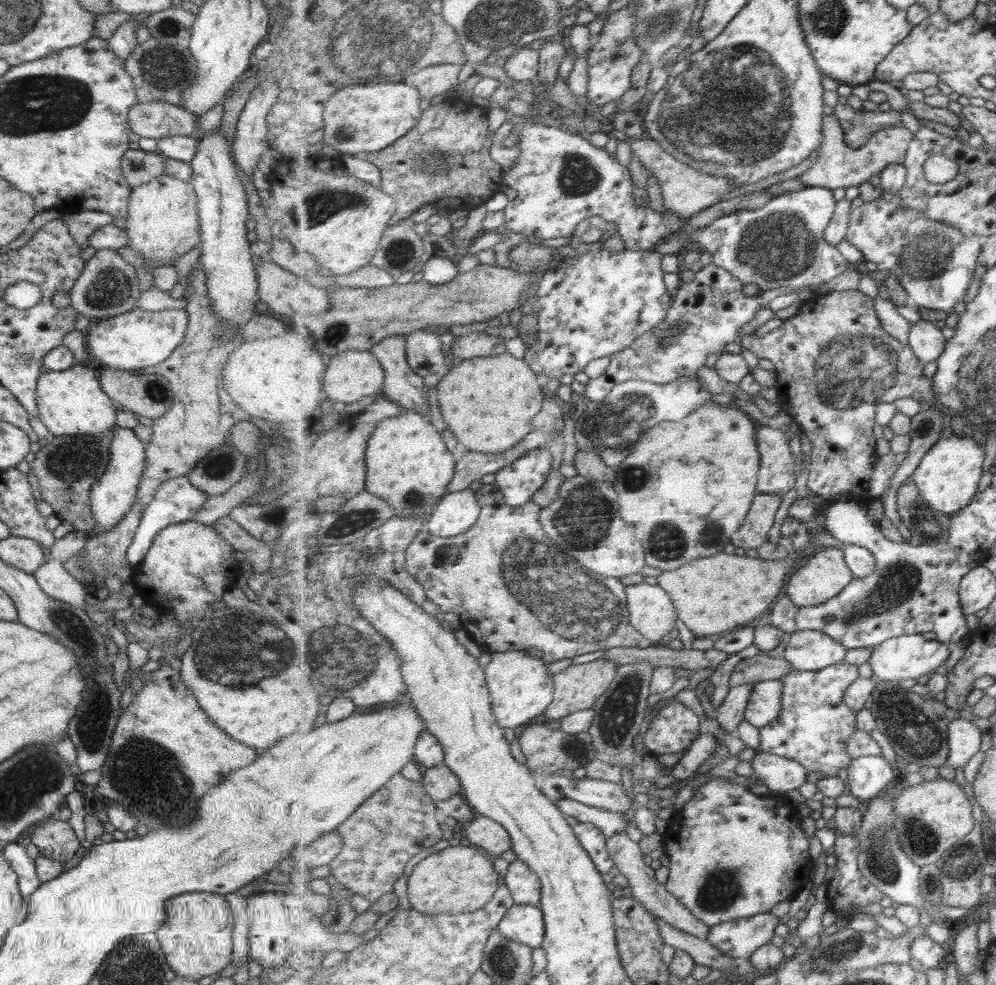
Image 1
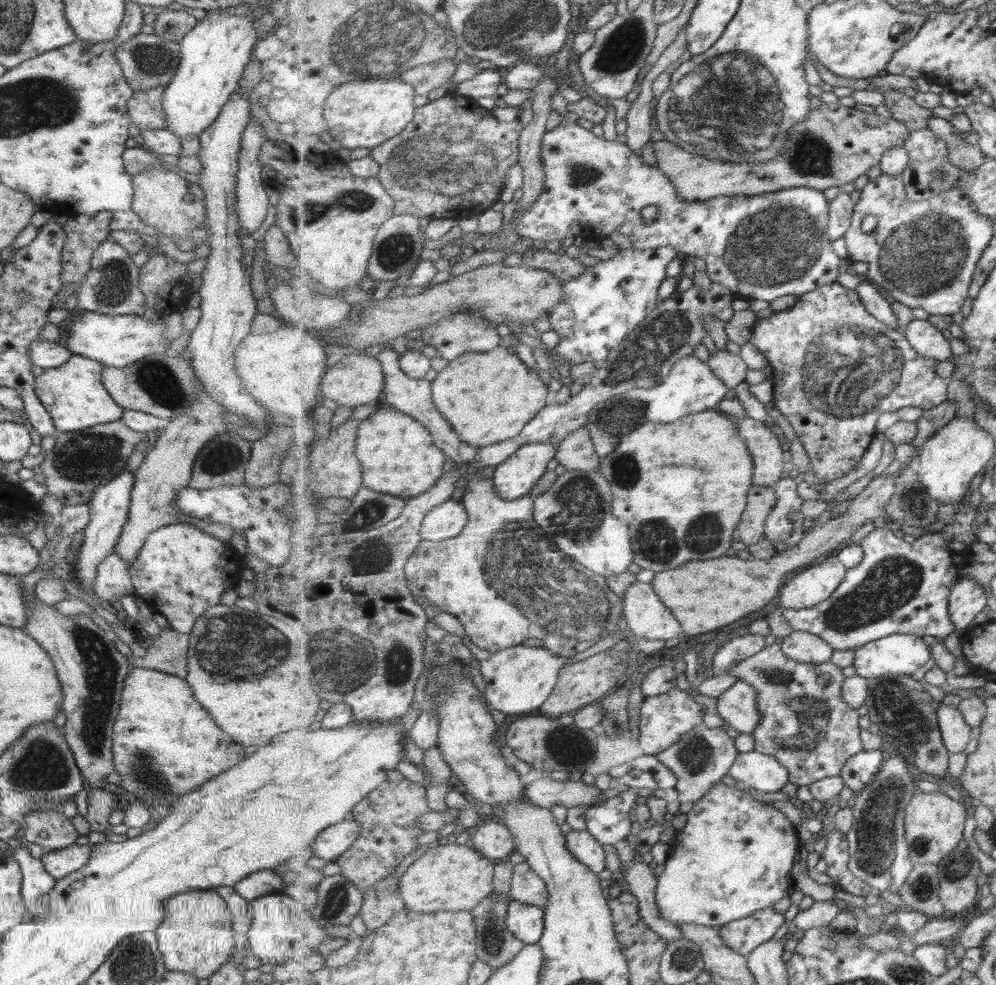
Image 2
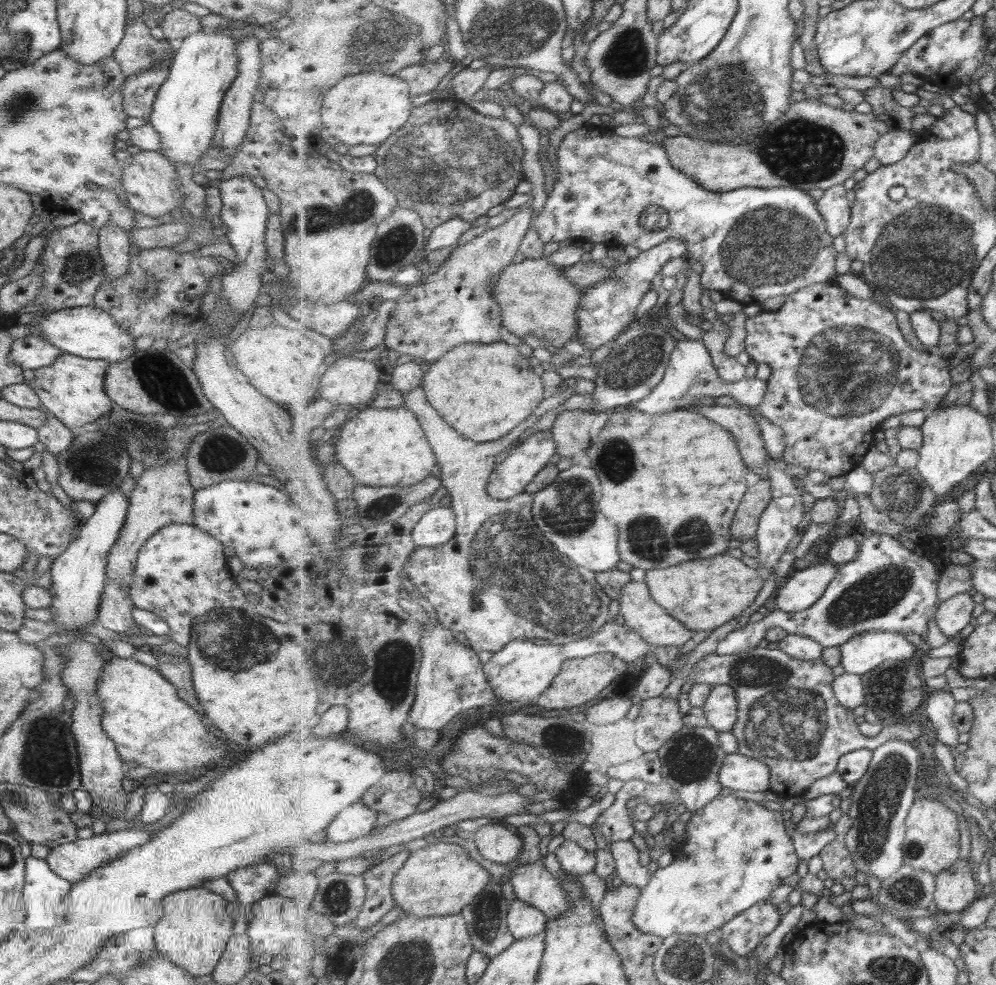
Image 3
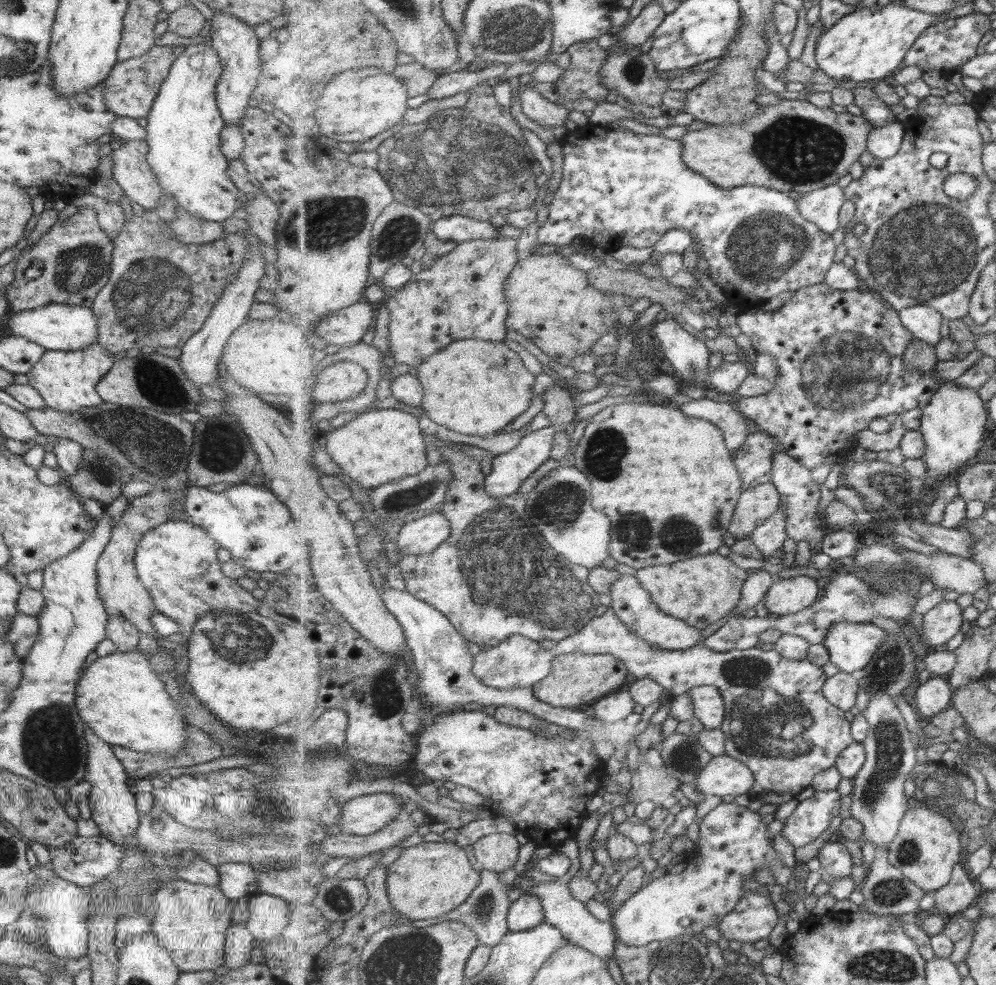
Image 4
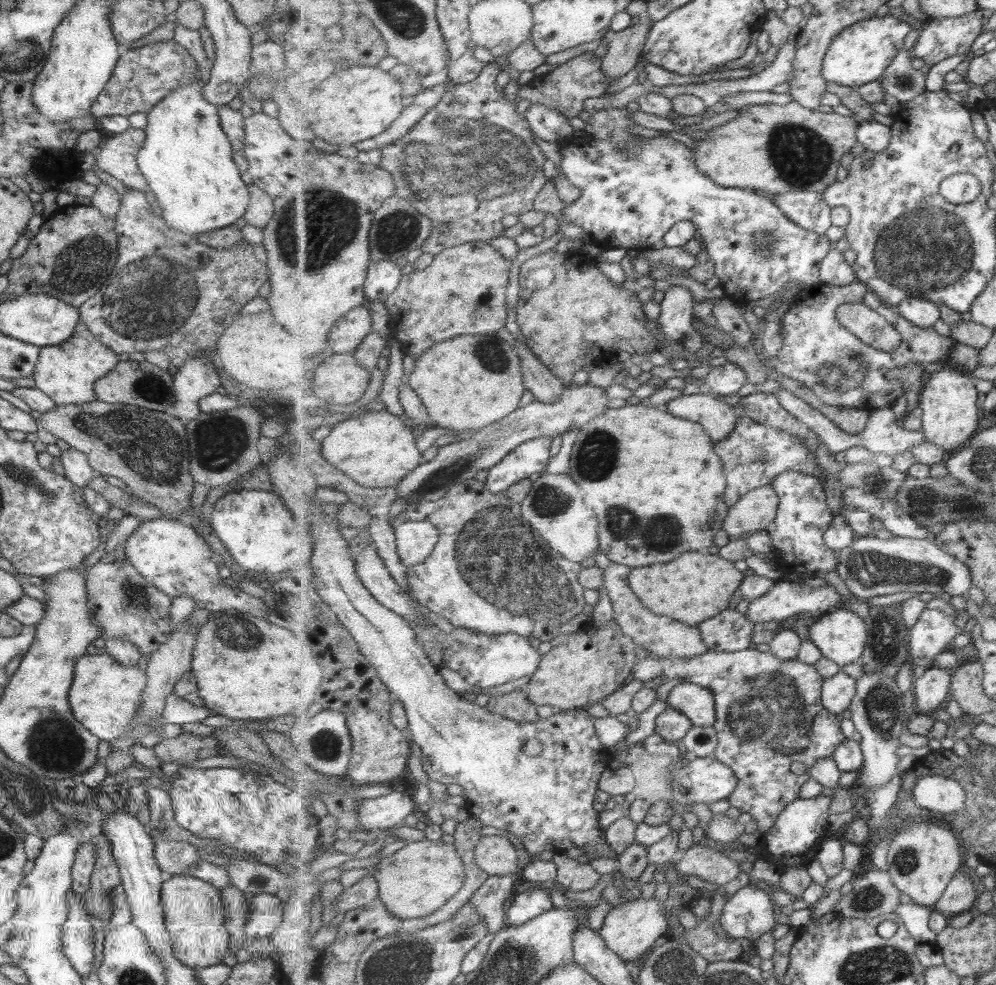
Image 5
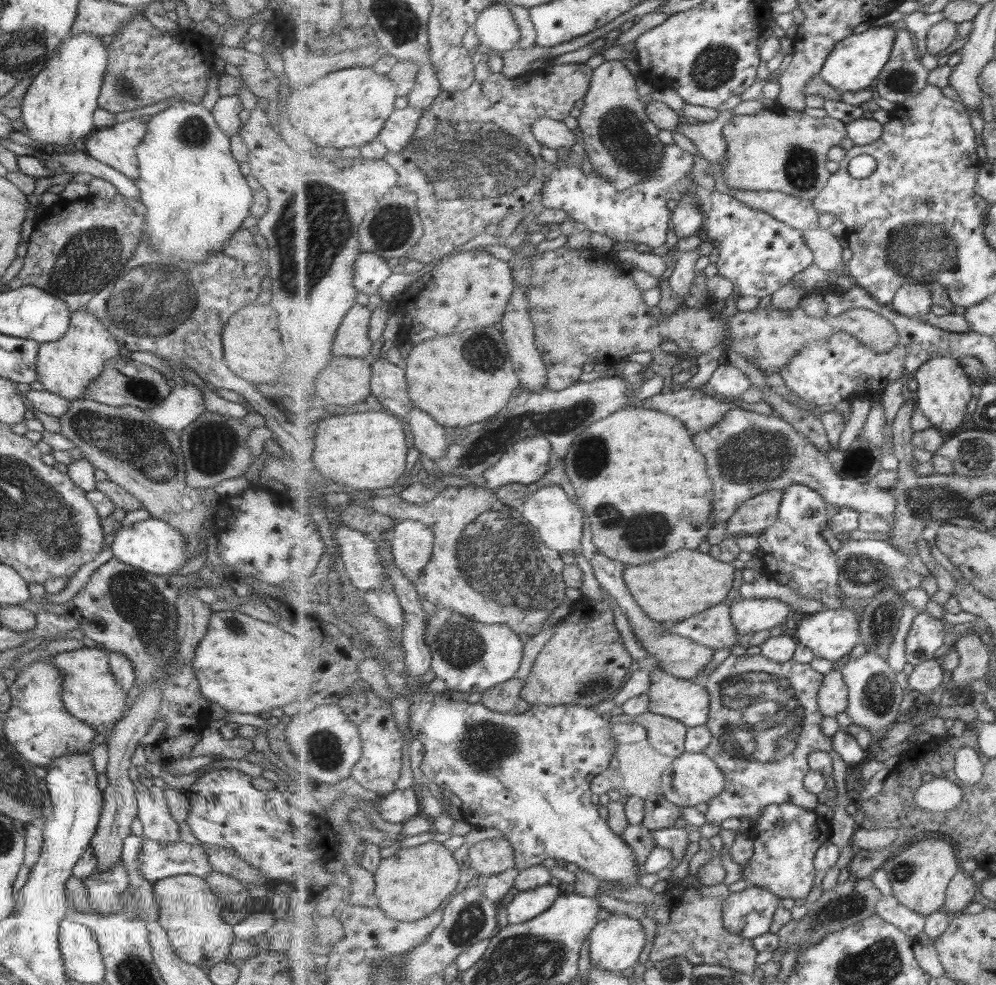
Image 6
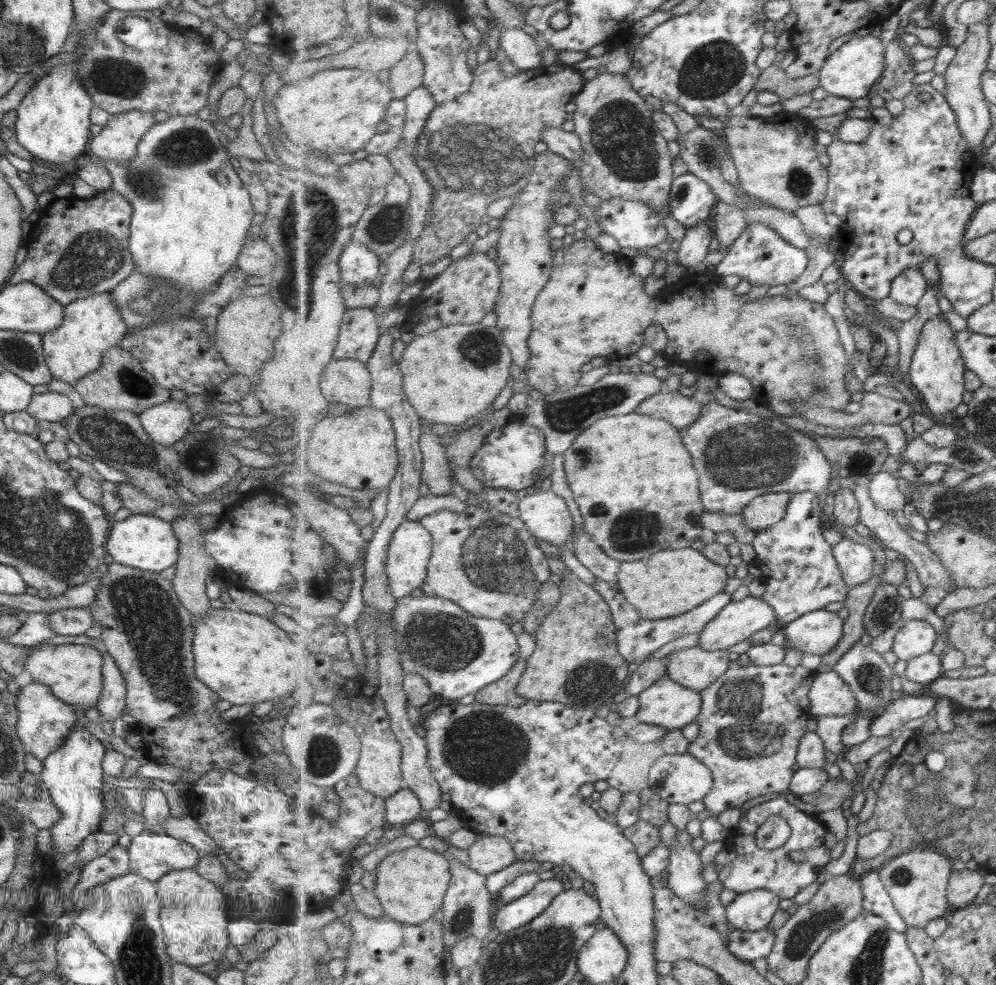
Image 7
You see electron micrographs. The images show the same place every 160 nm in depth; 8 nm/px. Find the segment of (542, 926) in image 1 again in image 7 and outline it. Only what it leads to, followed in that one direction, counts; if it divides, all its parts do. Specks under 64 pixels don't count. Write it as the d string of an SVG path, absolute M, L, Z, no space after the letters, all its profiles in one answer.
M559 874L552 879L540 880L529 894L498 907L494 913L495 929L501 934L518 931L543 915L554 903L555 897L566 889L567 883Z

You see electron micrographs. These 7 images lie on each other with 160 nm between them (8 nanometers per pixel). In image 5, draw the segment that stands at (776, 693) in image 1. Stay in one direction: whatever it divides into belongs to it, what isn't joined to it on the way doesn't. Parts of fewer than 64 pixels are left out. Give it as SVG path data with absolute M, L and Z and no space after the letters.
M679 683L670 690L666 703L687 715L695 726L715 724L715 698L713 692L703 685Z

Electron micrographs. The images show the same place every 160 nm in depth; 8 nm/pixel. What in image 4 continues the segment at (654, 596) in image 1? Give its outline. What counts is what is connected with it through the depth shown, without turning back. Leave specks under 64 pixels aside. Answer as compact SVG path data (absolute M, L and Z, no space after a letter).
M623 574L617 582L612 584L610 596L611 606L616 615L627 625L627 628L647 642L653 643L657 648L683 651L701 644L699 641L701 640L701 629L698 626L690 625L679 617L663 612L635 575Z

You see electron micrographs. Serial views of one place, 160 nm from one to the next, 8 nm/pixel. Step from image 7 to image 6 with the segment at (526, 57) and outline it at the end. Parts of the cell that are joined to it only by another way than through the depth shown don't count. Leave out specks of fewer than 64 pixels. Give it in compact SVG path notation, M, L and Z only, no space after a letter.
M493 3L477 19L473 30L481 41L482 49L491 49L496 54L520 46L522 33L511 13L512 3Z

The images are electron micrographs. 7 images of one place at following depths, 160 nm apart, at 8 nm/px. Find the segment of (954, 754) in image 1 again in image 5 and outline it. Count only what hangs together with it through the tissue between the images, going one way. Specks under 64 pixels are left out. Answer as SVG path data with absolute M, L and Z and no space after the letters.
M935 665L928 667L920 677L915 678L914 697L917 714L931 714L944 708L951 696L951 683L952 670L942 669Z

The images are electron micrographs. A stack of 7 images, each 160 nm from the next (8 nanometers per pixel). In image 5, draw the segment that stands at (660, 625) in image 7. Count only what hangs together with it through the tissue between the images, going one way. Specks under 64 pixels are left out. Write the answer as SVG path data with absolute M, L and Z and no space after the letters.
M725 609L721 614L698 624L698 627L710 650L737 652L751 648L758 625L746 613Z

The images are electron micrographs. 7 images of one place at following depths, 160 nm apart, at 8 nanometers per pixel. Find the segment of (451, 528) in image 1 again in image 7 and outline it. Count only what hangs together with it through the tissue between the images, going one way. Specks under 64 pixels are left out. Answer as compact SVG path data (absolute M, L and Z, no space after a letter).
M405 520L395 531L388 548L387 568L390 591L397 599L409 596L415 588L421 588L426 583L431 555L434 551L434 540L431 531L423 526L421 521Z

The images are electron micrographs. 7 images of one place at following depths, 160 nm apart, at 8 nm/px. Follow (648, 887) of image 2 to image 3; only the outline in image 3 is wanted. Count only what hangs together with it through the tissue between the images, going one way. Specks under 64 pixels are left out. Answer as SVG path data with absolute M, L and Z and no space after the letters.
M620 840L610 845L616 867L615 871L620 880L625 884L638 886L643 890L651 880L652 873L649 868L639 864L639 850L631 841Z

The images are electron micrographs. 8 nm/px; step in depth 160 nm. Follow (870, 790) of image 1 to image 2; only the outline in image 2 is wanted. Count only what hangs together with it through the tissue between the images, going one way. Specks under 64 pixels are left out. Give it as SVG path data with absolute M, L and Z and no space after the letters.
M863 750L847 760L840 777L854 792L863 790L880 771L883 761L881 750Z

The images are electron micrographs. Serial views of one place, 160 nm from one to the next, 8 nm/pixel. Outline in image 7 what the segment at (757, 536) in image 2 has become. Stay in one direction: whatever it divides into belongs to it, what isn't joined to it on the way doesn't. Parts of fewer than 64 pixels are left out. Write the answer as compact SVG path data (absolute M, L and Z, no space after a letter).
M779 492L755 498L741 514L744 523L756 532L780 523L787 516L787 507L793 496L791 492Z

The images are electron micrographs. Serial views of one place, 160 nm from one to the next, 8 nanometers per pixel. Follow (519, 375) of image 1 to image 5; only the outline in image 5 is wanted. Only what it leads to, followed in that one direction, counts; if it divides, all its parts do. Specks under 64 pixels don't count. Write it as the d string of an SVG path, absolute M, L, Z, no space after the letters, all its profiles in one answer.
M495 334L461 335L434 344L416 358L415 364L405 381L418 392L436 425L448 430L475 432L500 422L519 408L519 400L525 394L522 360L513 345Z

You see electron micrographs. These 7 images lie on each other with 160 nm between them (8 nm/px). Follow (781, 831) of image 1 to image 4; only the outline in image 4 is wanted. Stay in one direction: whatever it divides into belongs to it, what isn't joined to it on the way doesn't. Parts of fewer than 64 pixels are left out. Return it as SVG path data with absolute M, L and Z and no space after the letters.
M720 803L710 810L699 823L700 839L697 845L696 856L693 862L687 863L687 868L678 874L665 873L662 877L651 879L639 892L631 895L623 904L621 910L611 918L612 926L619 941L633 947L643 947L656 941L667 941L679 936L693 935L701 937L704 928L718 928L719 923L735 910L735 906L741 902L744 894L743 884L749 882L757 868L767 868L771 862L777 866L783 866L783 860L777 858L777 852L773 850L767 824L761 822L763 816L752 812L739 804Z

